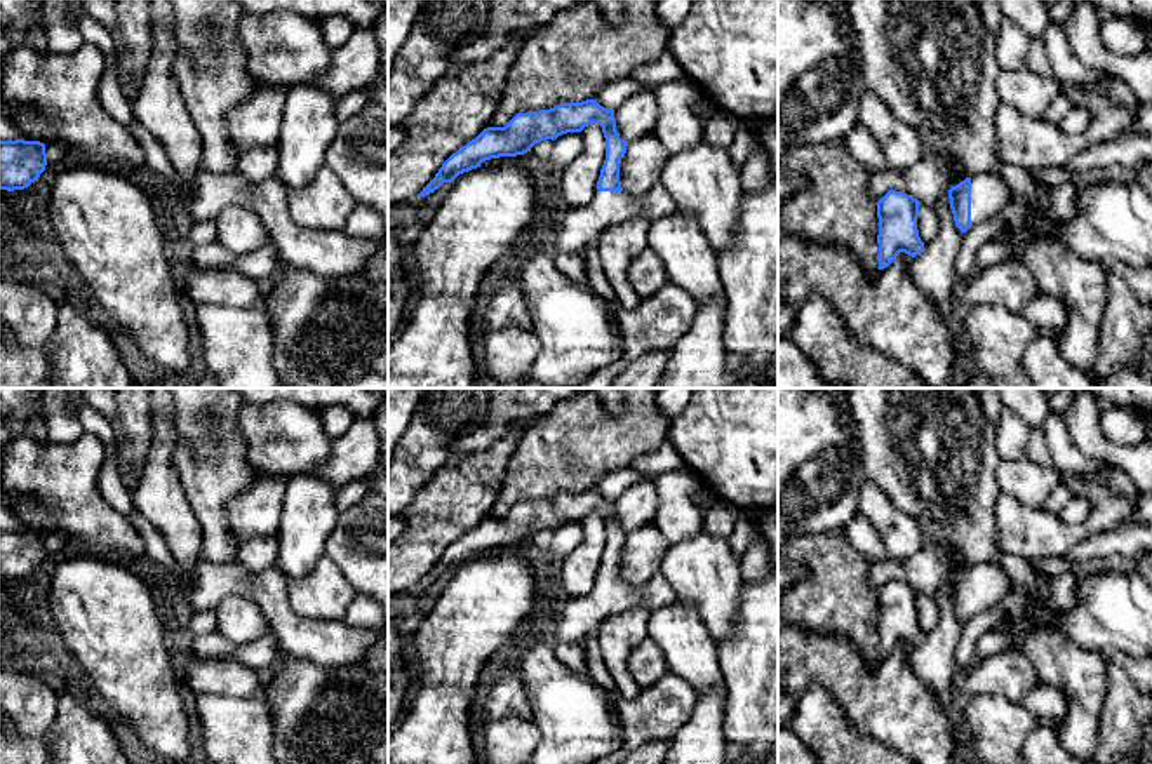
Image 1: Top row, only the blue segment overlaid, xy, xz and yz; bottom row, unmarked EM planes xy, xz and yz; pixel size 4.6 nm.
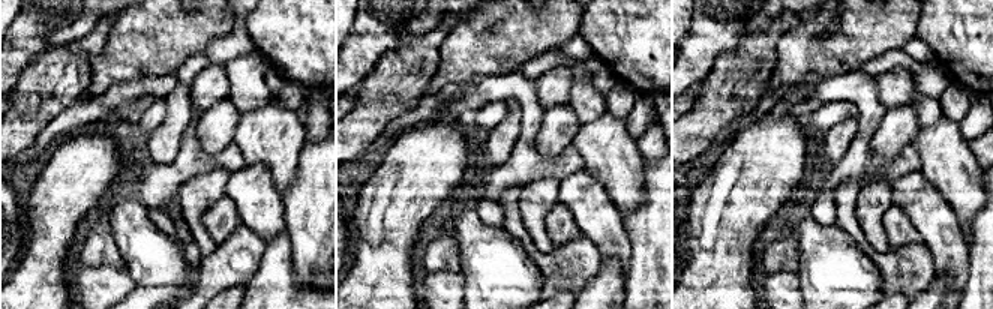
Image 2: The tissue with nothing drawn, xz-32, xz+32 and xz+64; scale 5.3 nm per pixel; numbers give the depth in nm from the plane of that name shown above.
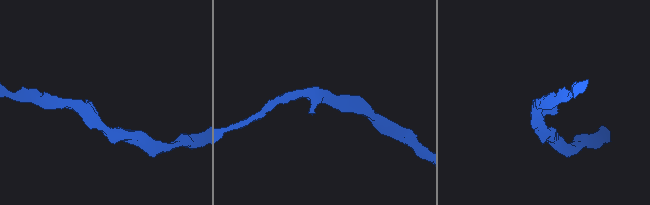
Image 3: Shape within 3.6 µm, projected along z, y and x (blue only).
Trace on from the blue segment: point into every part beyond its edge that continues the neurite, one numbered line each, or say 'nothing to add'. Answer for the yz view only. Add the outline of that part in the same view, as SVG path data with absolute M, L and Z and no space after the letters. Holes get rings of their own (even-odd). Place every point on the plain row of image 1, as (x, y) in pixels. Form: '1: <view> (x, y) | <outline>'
1: yz (989, 583) | M995 560L971 566L971 616L992 609L1011 590L1011 580Z

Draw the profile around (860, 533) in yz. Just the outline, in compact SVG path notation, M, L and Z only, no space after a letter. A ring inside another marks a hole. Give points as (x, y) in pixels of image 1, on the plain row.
M856 513L842 529L844 538L863 553L870 562L884 562L886 548L875 527L861 515Z

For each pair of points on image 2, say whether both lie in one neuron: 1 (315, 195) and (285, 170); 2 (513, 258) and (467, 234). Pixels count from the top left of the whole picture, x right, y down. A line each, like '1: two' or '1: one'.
1: two
2: one

